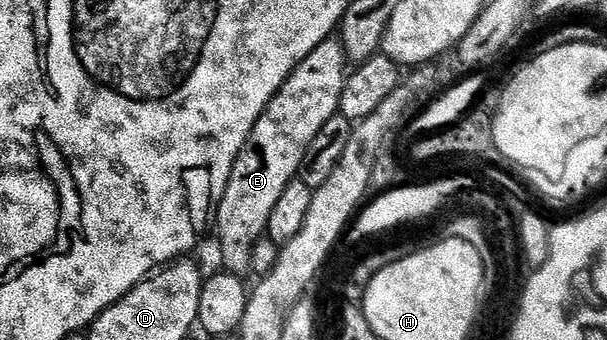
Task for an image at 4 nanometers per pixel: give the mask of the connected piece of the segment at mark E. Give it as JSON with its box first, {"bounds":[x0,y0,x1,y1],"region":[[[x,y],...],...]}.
{"bounds":[215,38,347,274],"region":[[[330,38],[325,40],[310,54],[305,61],[297,66],[295,71],[289,75],[287,82],[283,82],[283,86],[277,91],[271,98],[271,102],[263,110],[263,114],[255,122],[255,126],[251,130],[251,134],[247,138],[247,142],[243,146],[243,150],[239,154],[239,158],[233,164],[233,169],[229,175],[229,181],[227,182],[226,193],[223,194],[221,203],[216,207],[215,211],[215,226],[217,222],[217,244],[221,247],[221,256],[225,259],[224,266],[230,273],[234,274],[244,274],[249,268],[249,263],[253,260],[253,247],[257,244],[257,239],[264,237],[266,235],[267,229],[269,227],[269,219],[271,218],[271,212],[275,210],[275,204],[283,198],[283,192],[287,190],[287,186],[292,180],[298,179],[299,173],[297,172],[301,168],[301,163],[305,160],[305,155],[309,152],[309,147],[317,140],[317,135],[328,126],[333,120],[333,115],[336,117],[340,109],[341,95],[343,94],[345,87],[347,85],[347,74],[345,78],[345,64],[347,65],[347,57],[344,48],[341,46],[340,39]]]}

